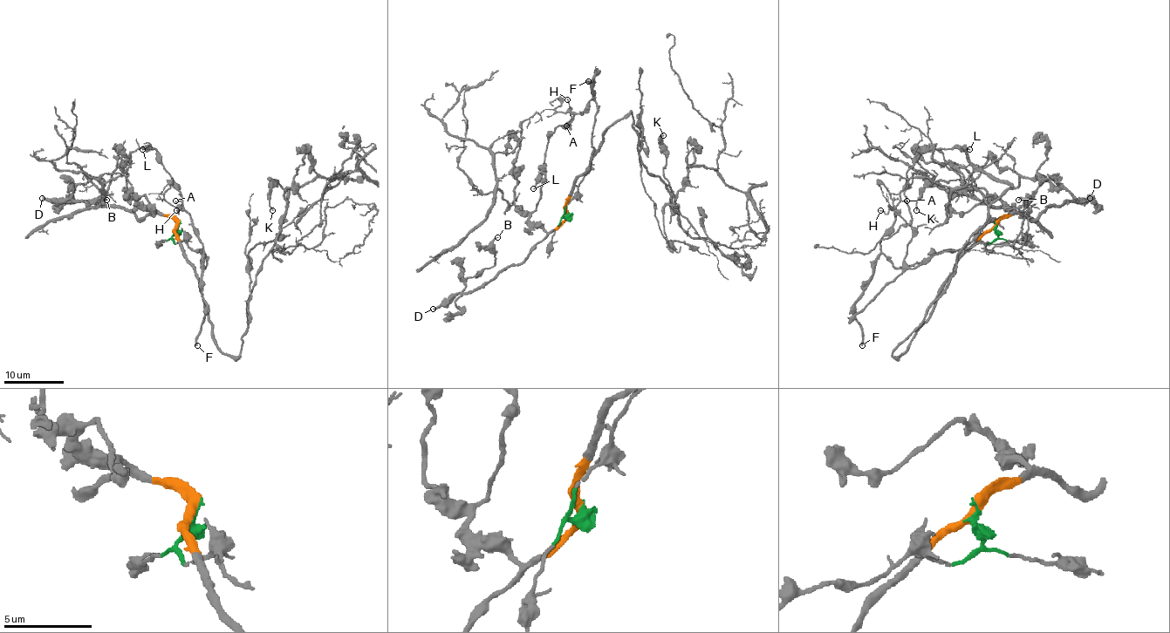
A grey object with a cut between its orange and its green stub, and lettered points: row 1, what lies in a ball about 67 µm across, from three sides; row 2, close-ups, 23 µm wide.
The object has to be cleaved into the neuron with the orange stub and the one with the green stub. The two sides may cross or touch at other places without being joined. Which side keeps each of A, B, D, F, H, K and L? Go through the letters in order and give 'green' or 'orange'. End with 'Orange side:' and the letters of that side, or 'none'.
A: green
B: orange
D: orange
F: green
H: green
K: orange
L: green
Orange side: B, D, K

